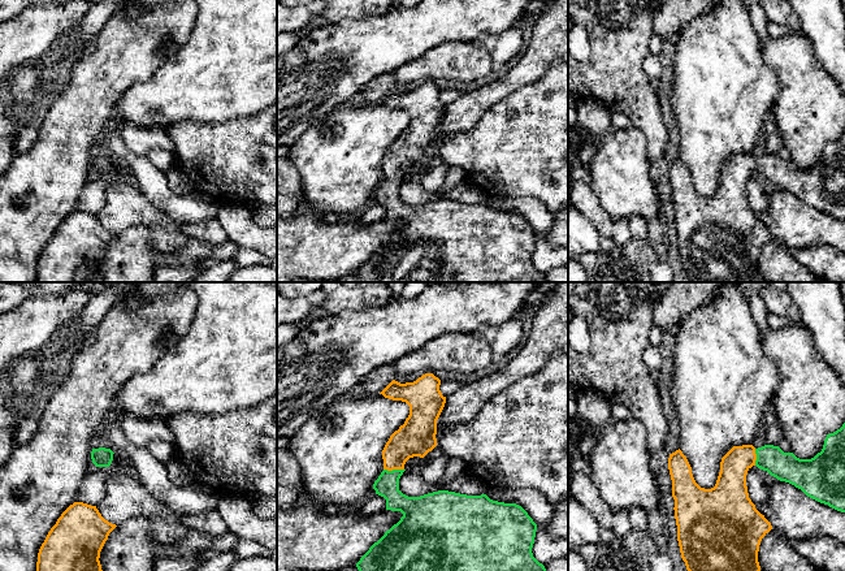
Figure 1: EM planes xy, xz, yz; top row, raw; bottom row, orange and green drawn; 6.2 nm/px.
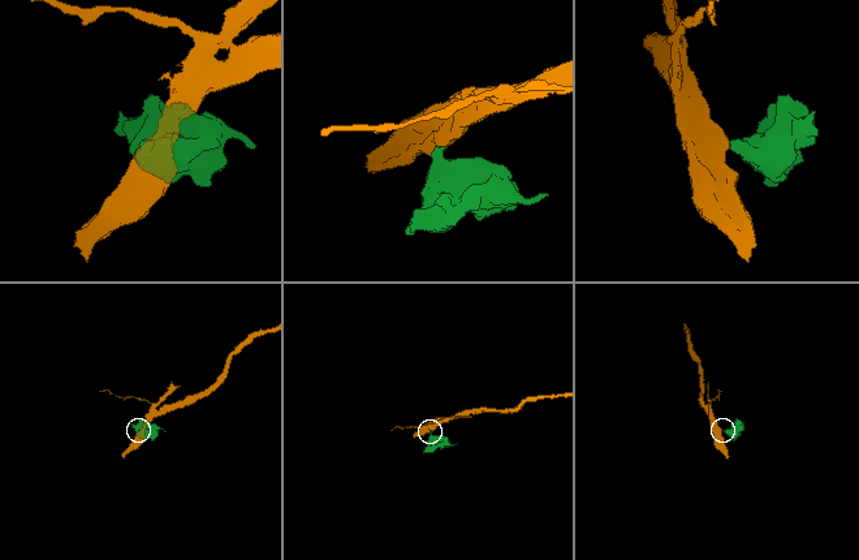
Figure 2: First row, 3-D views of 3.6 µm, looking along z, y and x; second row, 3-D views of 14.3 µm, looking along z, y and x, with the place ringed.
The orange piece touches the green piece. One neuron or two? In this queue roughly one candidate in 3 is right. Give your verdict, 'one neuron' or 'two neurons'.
one neuron

